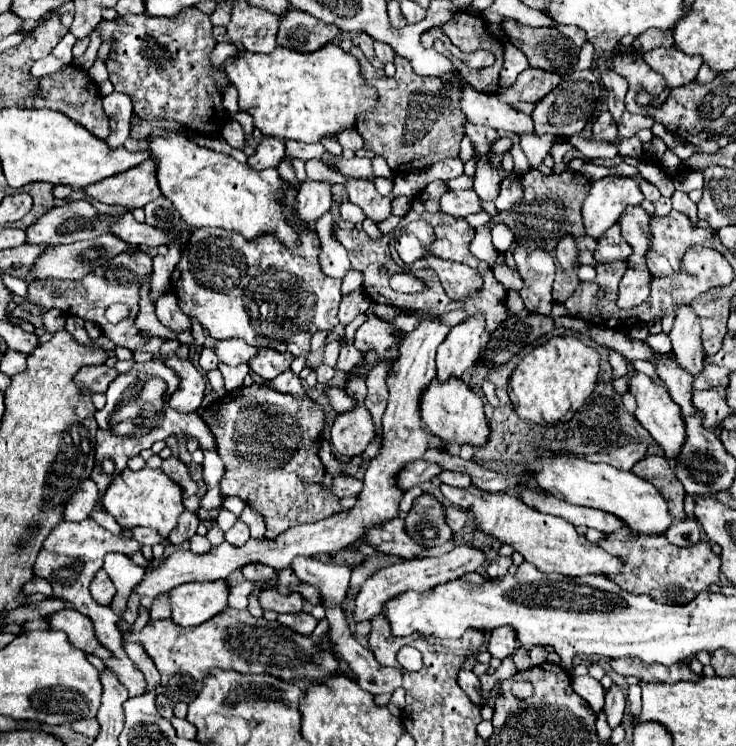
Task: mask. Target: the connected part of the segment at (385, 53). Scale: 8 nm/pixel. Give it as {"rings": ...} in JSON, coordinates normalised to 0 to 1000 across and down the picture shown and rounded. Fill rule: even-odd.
{"rings":[[[510,55],[507,63],[508,63],[511,75],[522,86],[524,86],[527,83],[534,83],[535,70],[529,60],[520,58],[520,56],[516,56],[516,55]]]}

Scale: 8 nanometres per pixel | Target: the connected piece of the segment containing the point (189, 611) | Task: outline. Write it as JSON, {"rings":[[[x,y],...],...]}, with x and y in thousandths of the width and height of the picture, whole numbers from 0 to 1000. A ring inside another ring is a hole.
{"rings":[[[257,780],[232,791],[232,828],[243,839],[265,839],[308,815],[311,780]]]}

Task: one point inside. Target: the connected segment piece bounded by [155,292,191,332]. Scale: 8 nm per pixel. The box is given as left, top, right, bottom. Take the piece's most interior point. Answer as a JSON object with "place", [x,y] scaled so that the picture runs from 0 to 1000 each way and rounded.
{"place":[230,422]}

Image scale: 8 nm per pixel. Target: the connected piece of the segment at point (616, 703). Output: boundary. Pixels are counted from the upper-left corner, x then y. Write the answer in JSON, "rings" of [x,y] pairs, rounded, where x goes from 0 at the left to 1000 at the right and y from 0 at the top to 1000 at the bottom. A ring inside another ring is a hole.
{"rings":[[[833,917],[833,920],[825,925],[825,930],[822,930],[822,946],[819,946],[819,952],[822,952],[822,957],[825,957],[825,968],[827,968],[830,976],[836,976],[836,973],[844,968],[846,954],[849,954],[849,941],[852,941],[852,938],[849,938],[846,922]]]}

